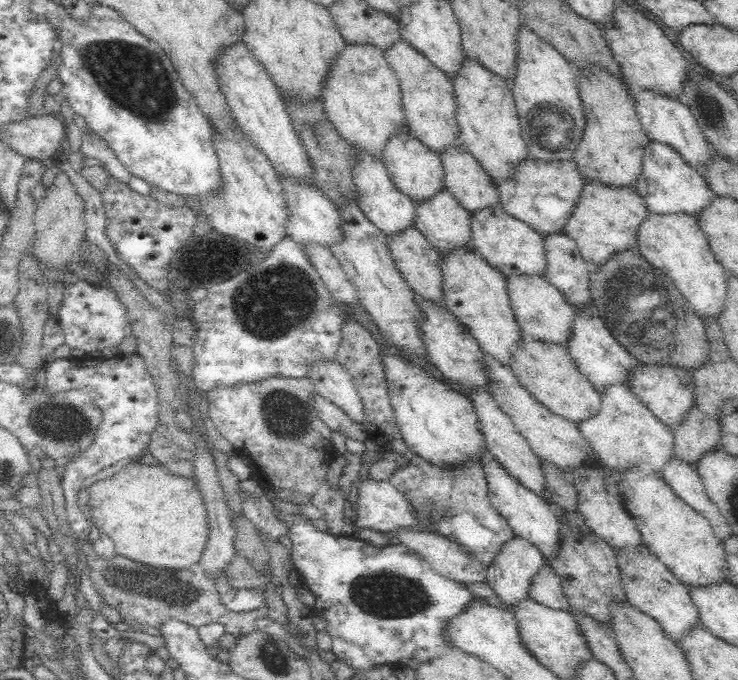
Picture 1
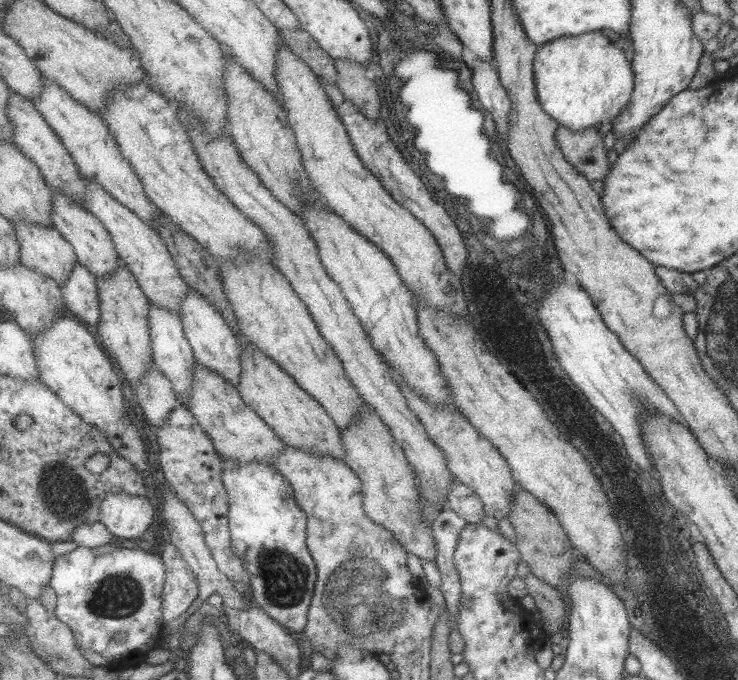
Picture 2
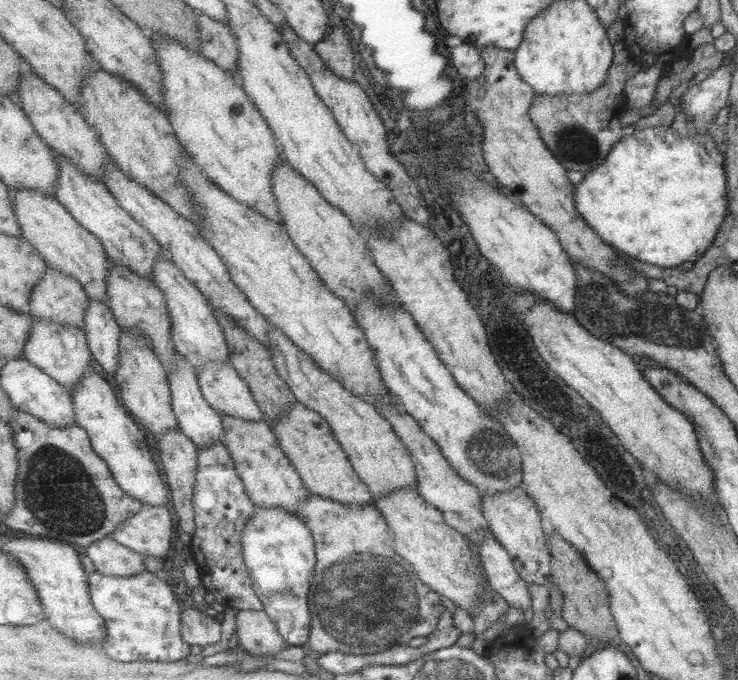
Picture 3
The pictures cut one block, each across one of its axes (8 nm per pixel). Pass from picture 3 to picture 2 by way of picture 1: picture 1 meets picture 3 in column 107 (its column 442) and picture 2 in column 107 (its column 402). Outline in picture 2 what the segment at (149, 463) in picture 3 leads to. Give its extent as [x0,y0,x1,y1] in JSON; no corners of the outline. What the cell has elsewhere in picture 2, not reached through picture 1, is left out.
[33,313,149,473]

